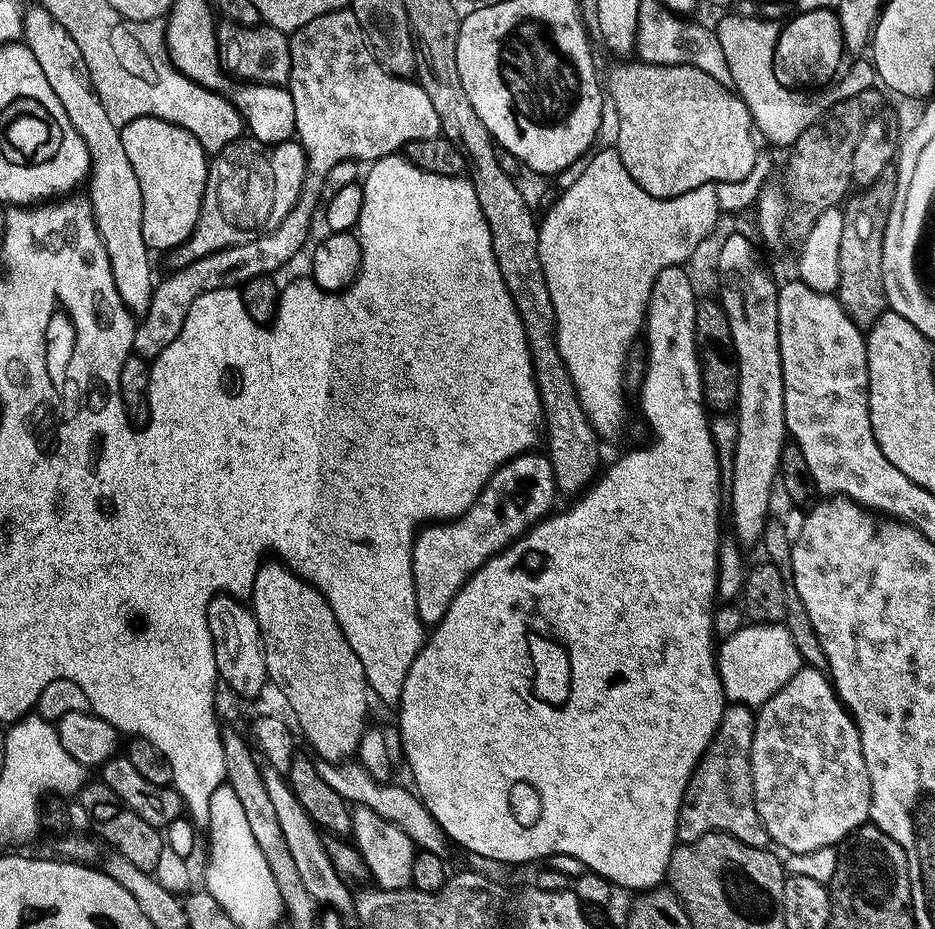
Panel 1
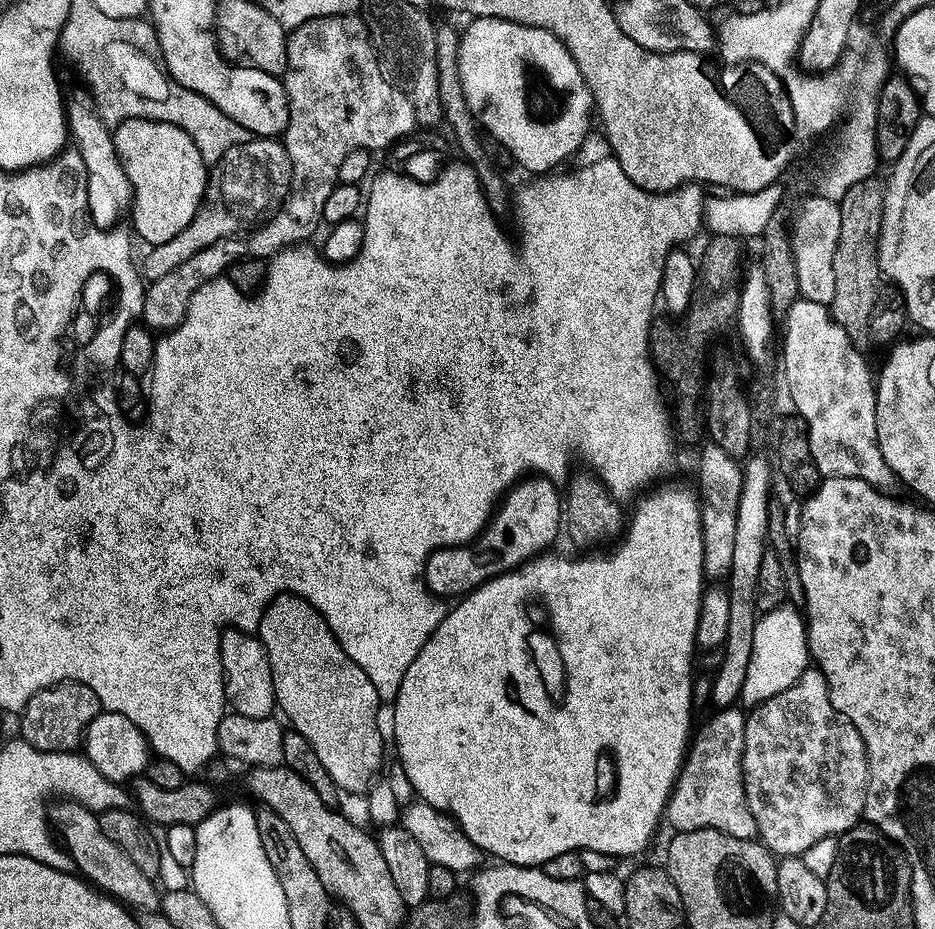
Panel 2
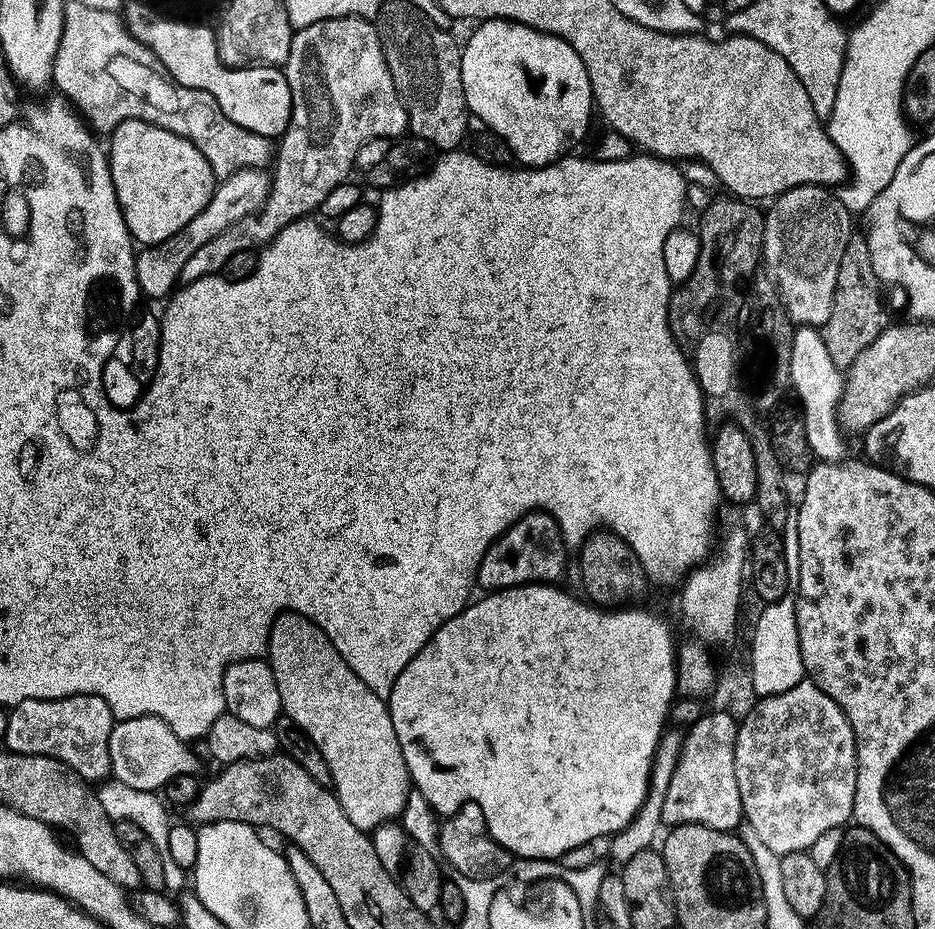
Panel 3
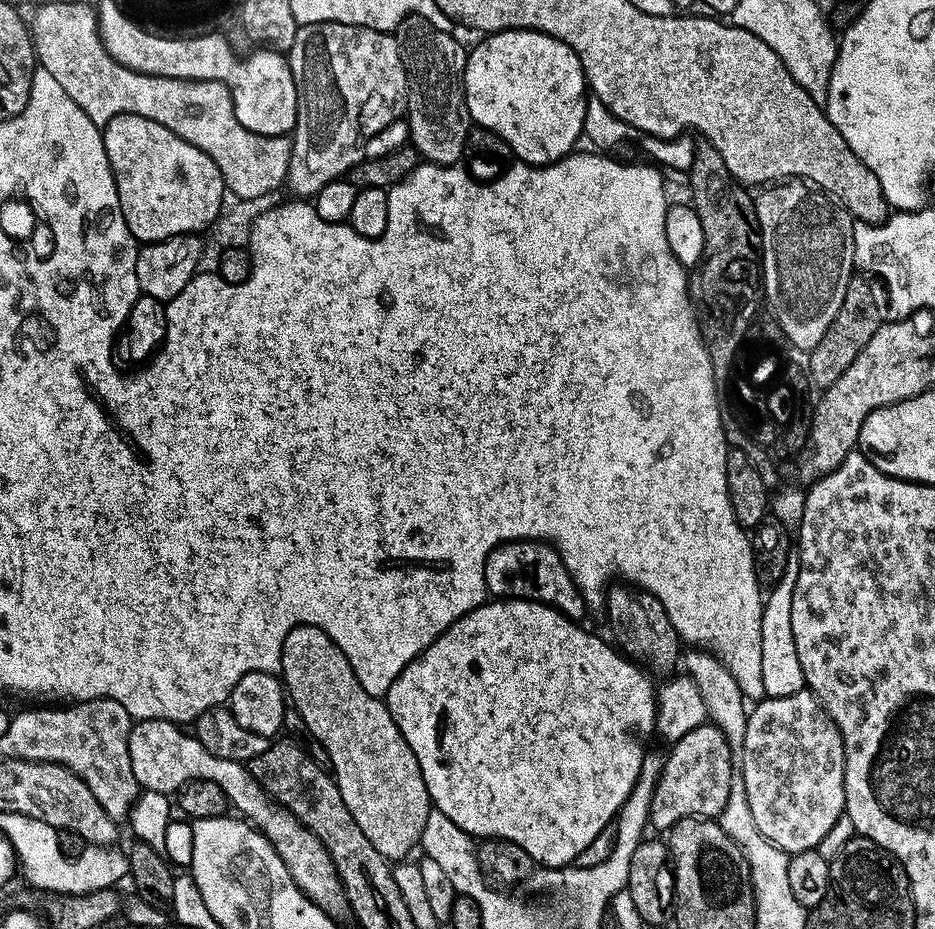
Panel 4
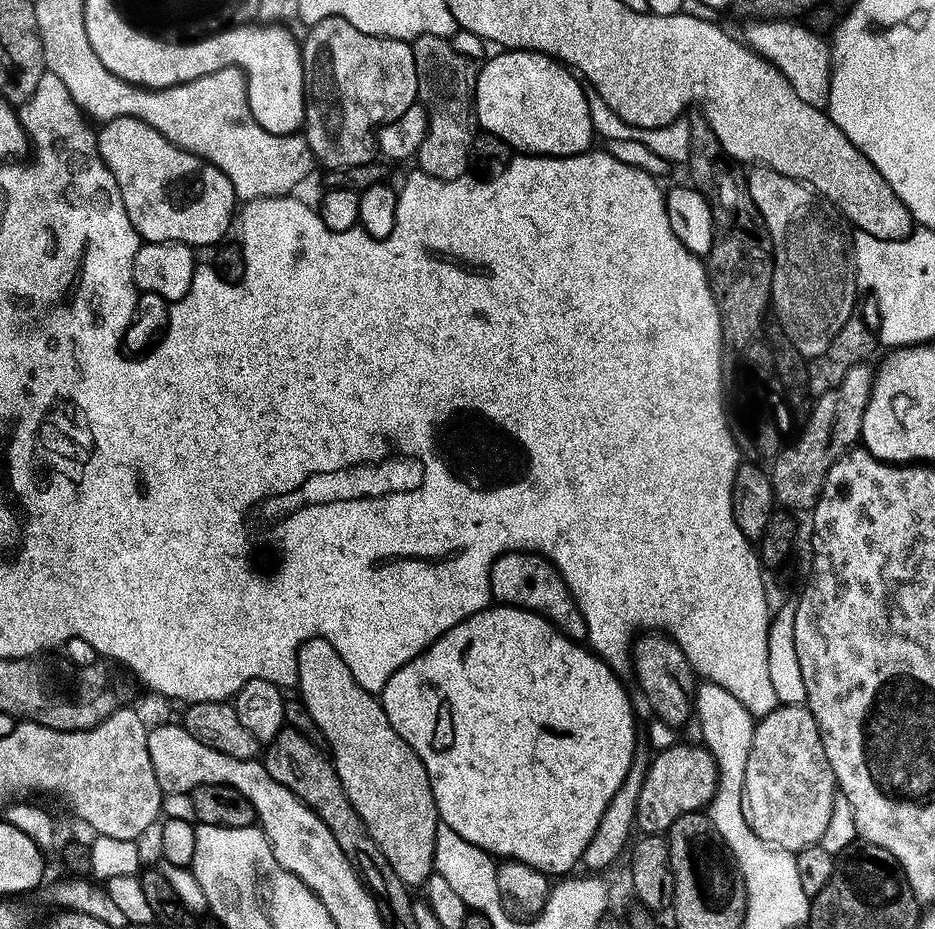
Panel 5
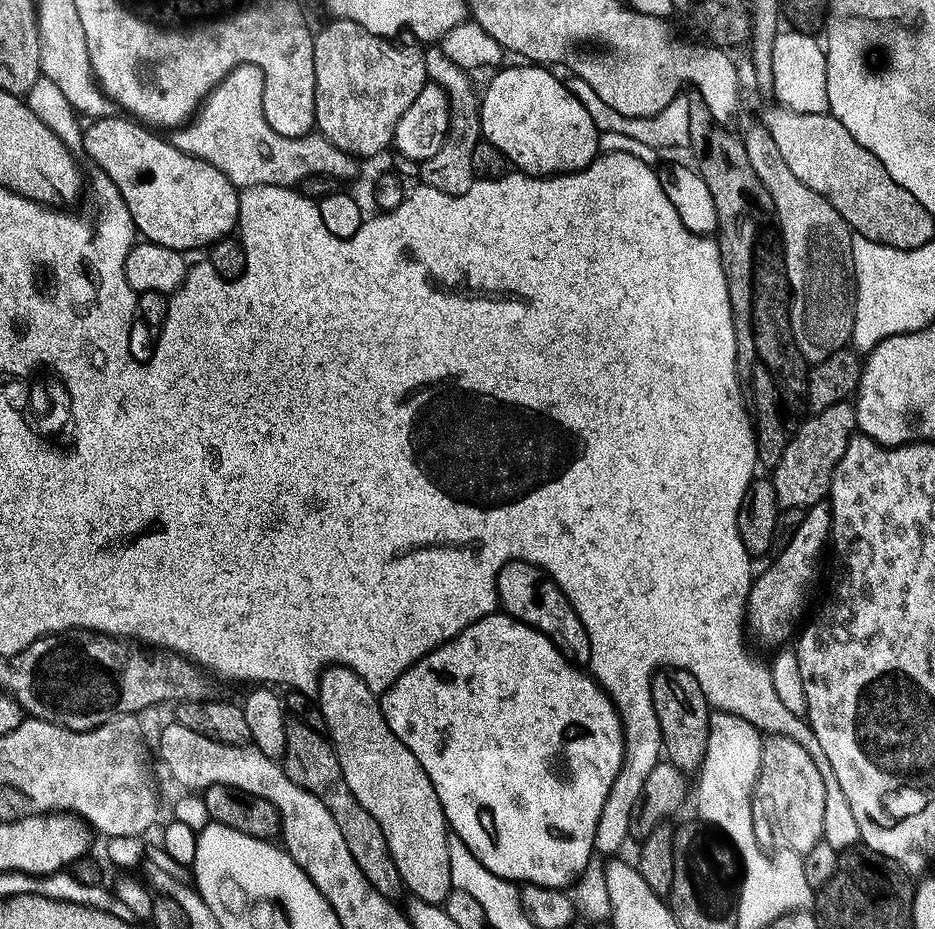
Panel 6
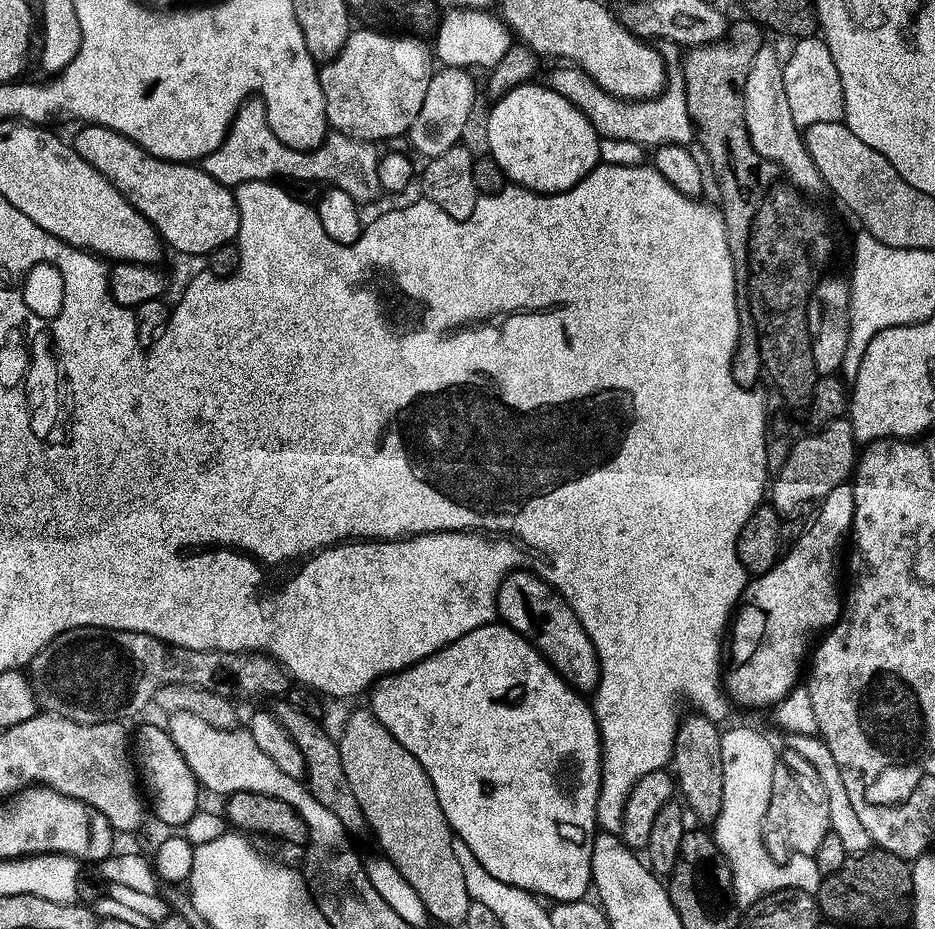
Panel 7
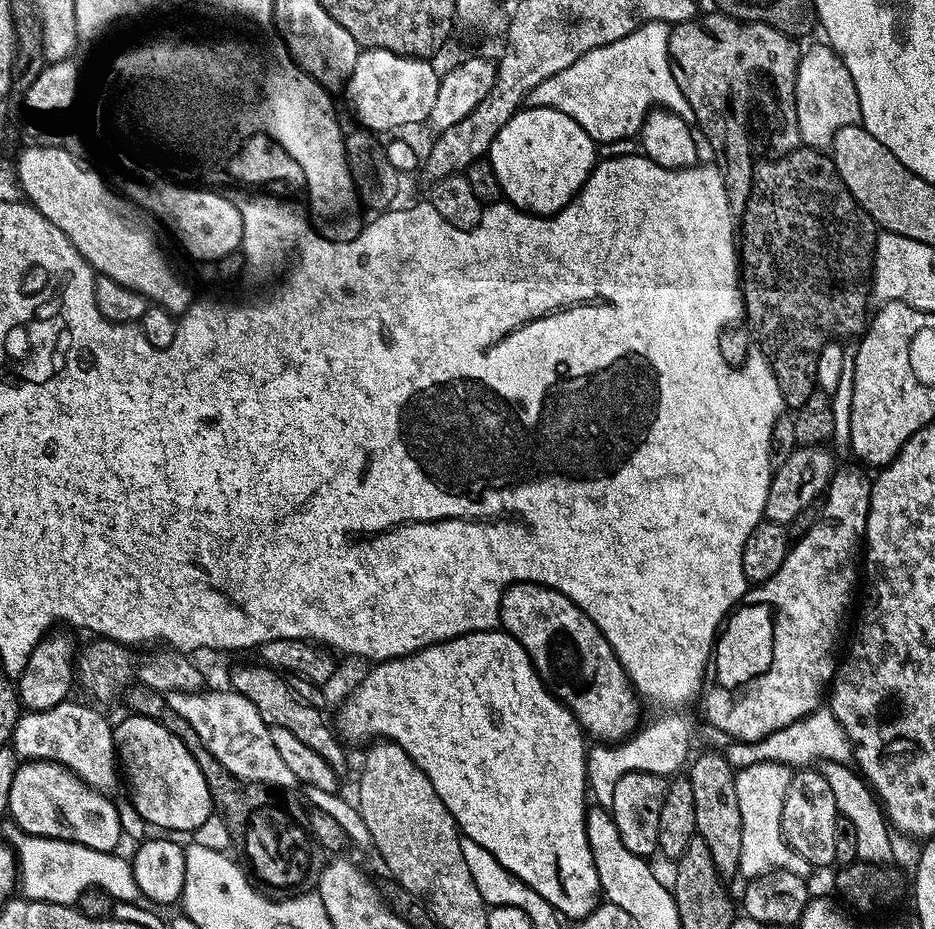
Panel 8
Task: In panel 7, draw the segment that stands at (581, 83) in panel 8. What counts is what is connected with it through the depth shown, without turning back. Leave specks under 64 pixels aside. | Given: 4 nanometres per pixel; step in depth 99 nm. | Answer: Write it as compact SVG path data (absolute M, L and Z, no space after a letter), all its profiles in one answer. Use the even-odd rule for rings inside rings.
M661 40L658 44L660 57L664 59L664 88L650 100L619 100L602 90L589 78L581 68L575 66L560 66L553 74L550 86L562 98L566 98L594 126L597 136L608 140L629 140L632 144L683 144L691 145L694 140L692 119L688 113L686 102L686 86L684 85L684 69L682 67L681 45Z

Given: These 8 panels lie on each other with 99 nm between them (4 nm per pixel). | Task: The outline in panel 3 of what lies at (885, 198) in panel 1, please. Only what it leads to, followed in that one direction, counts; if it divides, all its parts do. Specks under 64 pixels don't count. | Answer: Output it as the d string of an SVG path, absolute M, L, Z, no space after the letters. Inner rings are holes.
M854 234L842 252L830 316L820 328L826 350L841 370L852 365L858 354L866 350L890 323L880 298L880 287L882 281L873 265L868 239L865 235Z

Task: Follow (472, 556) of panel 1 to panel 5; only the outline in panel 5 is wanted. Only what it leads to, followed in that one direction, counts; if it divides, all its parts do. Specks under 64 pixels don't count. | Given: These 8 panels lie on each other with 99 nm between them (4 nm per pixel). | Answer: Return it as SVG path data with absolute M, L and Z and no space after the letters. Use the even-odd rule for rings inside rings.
M506 552L492 563L490 583L493 601L519 605L548 617L569 640L580 642L587 637L588 627L584 615L576 609L576 599L551 560L537 556L535 552Z

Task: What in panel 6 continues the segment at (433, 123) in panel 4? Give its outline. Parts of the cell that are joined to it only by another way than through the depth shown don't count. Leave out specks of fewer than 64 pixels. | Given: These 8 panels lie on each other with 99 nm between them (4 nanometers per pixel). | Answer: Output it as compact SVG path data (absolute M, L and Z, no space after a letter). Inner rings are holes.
M432 46L425 51L424 61L428 71L428 79L444 88L449 100L448 136L438 147L433 157L426 158L419 165L419 183L430 186L434 190L442 190L442 194L461 196L470 190L473 180L477 179L473 167L472 151L481 142L480 135L480 96L478 88L472 85L473 78L467 71L454 64L446 56L440 46Z

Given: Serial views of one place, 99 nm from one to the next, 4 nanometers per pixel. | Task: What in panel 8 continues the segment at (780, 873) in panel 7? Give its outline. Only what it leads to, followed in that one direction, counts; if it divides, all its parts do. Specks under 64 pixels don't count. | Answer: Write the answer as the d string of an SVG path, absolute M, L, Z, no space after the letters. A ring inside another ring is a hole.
M758 762L736 772L738 790L738 810L742 810L742 849L739 854L739 875L752 879L764 873L785 871L809 877L811 865L798 853L788 856L793 849L784 841L780 833L782 806L786 802L786 790L790 790L793 769L786 764Z

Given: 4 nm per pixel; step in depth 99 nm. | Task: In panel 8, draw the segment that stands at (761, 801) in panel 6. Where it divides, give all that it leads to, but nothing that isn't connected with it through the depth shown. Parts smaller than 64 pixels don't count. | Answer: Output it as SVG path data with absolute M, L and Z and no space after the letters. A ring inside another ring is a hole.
M797 771L790 782L790 790L786 790L786 802L782 806L780 833L784 835L784 841L813 869L818 870L836 864L837 831L838 813L834 790L830 790L830 782L826 782L823 771Z

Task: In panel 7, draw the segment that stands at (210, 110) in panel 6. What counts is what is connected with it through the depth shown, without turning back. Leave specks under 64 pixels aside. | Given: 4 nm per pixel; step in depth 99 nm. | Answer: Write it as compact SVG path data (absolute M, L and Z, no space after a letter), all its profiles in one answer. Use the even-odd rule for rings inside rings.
M255 99L248 100L235 109L235 116L224 141L220 143L218 150L204 157L202 167L206 174L210 174L210 178L229 186L239 186L248 180L323 182L350 194L357 206L372 204L381 198L382 191L378 180L381 153L376 152L377 145L373 141L359 140L332 130L325 135L323 142L309 147L309 152L304 152L303 147L291 148L286 146L286 142L282 142L282 138L278 138L263 99Z

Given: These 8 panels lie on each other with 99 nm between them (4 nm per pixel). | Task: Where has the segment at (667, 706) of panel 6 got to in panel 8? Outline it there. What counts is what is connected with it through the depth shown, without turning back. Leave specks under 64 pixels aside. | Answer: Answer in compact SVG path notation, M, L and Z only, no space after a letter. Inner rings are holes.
M723 751L704 752L687 769L686 779L694 790L694 814L696 836L710 850L714 866L721 877L736 876L739 873L739 854L742 849L742 810L738 810L736 772Z

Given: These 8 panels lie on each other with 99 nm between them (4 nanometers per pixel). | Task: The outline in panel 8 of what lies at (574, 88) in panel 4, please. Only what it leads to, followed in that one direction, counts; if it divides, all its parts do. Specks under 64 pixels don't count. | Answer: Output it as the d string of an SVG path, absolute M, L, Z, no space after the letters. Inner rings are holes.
M535 106L521 107L498 130L488 148L486 159L492 164L497 182L503 192L503 199L517 208L532 213L533 216L551 216L567 208L587 182L597 163L597 145L572 118L553 108Z

